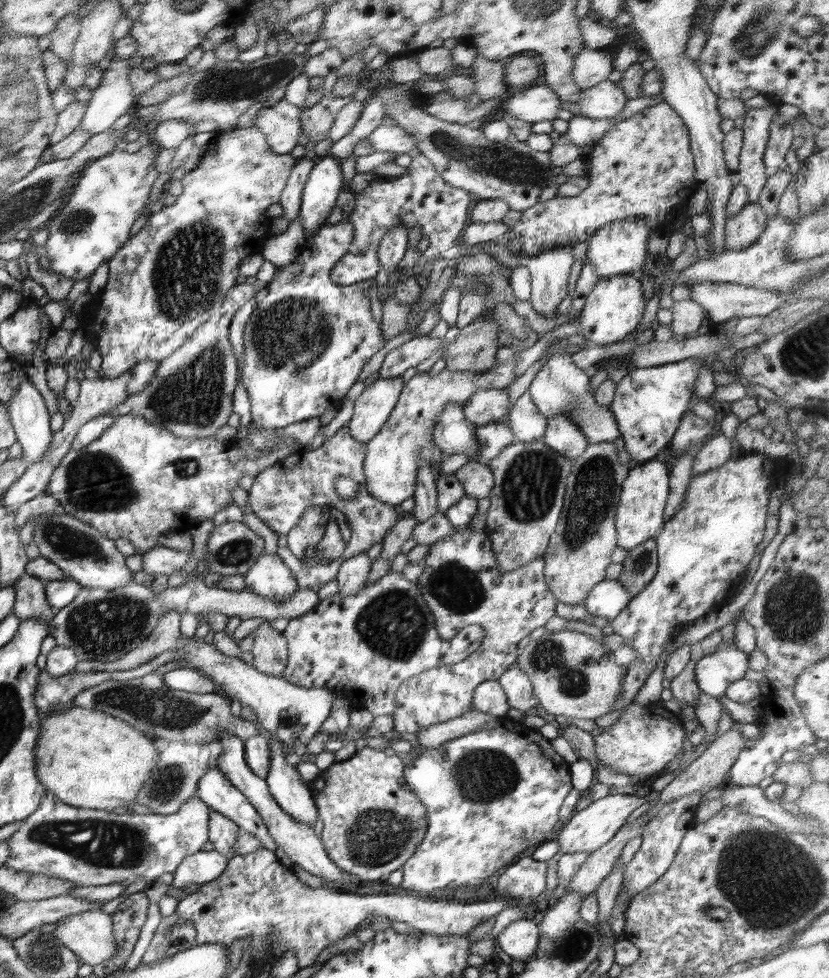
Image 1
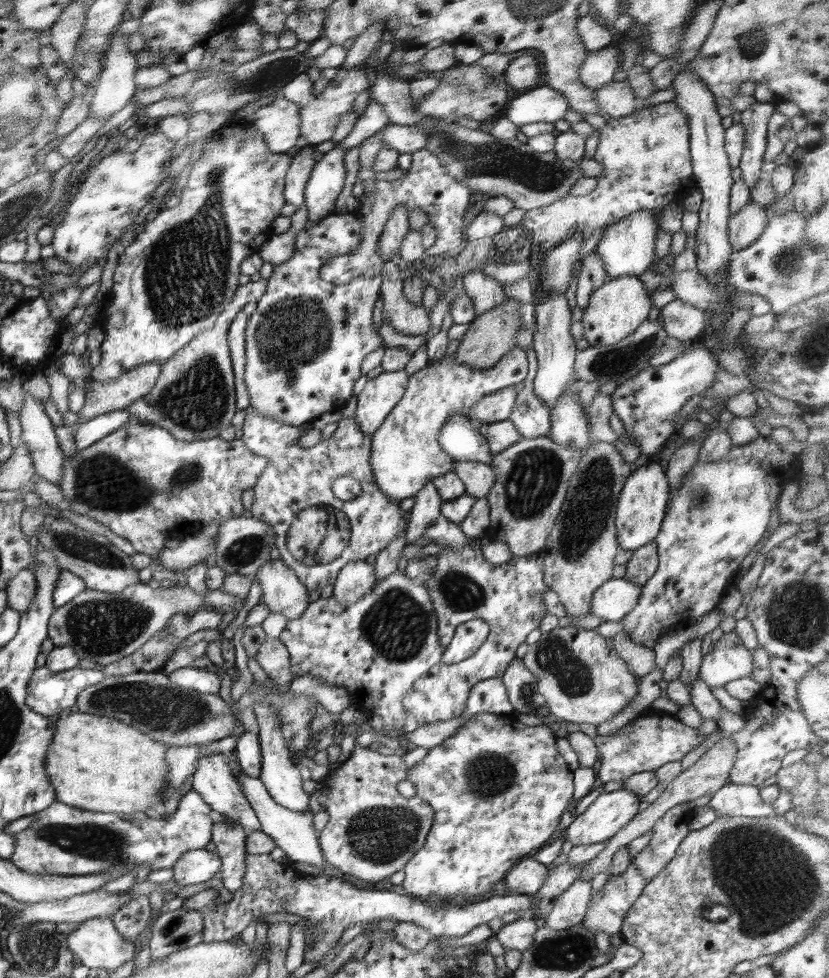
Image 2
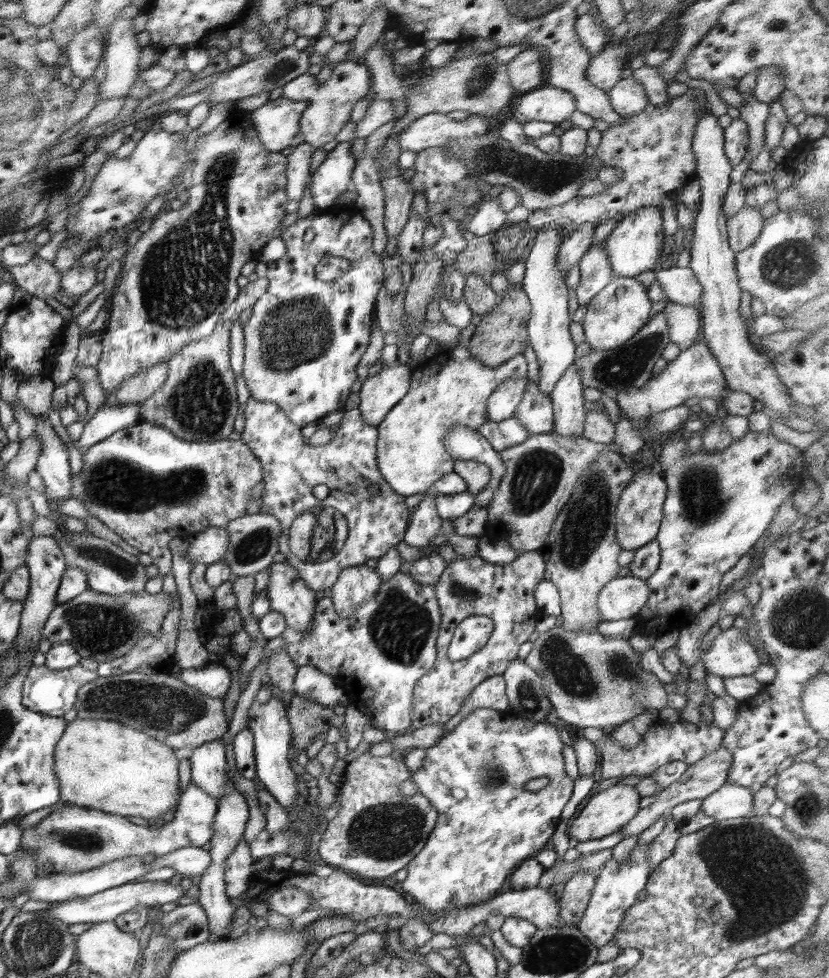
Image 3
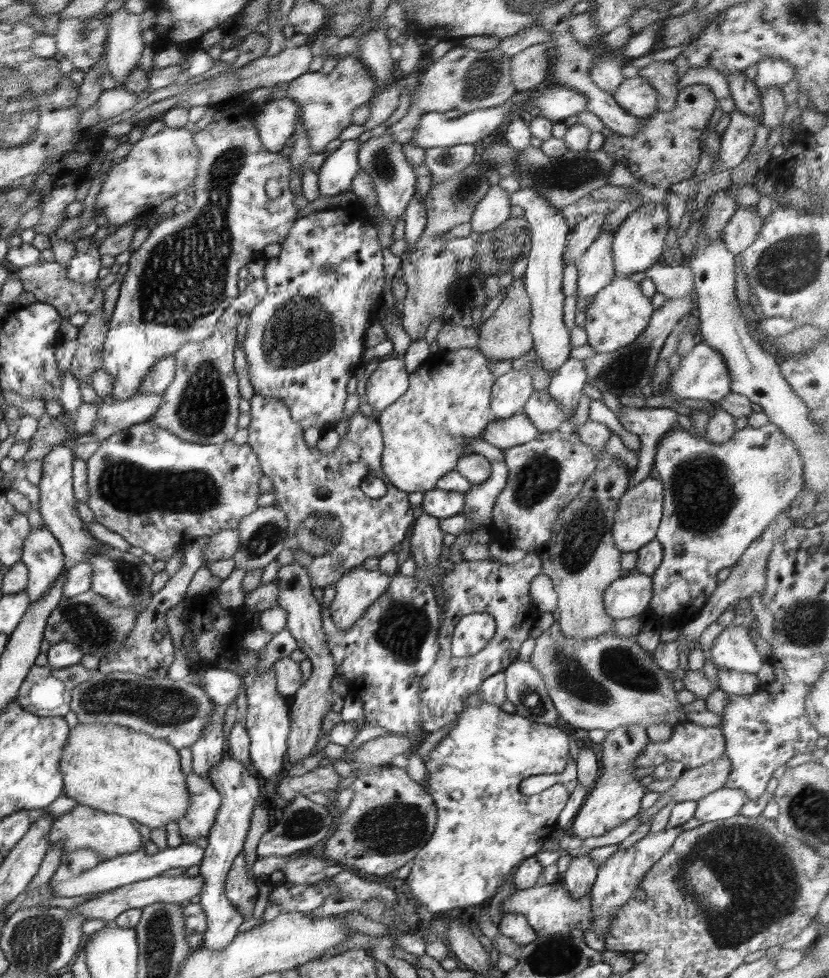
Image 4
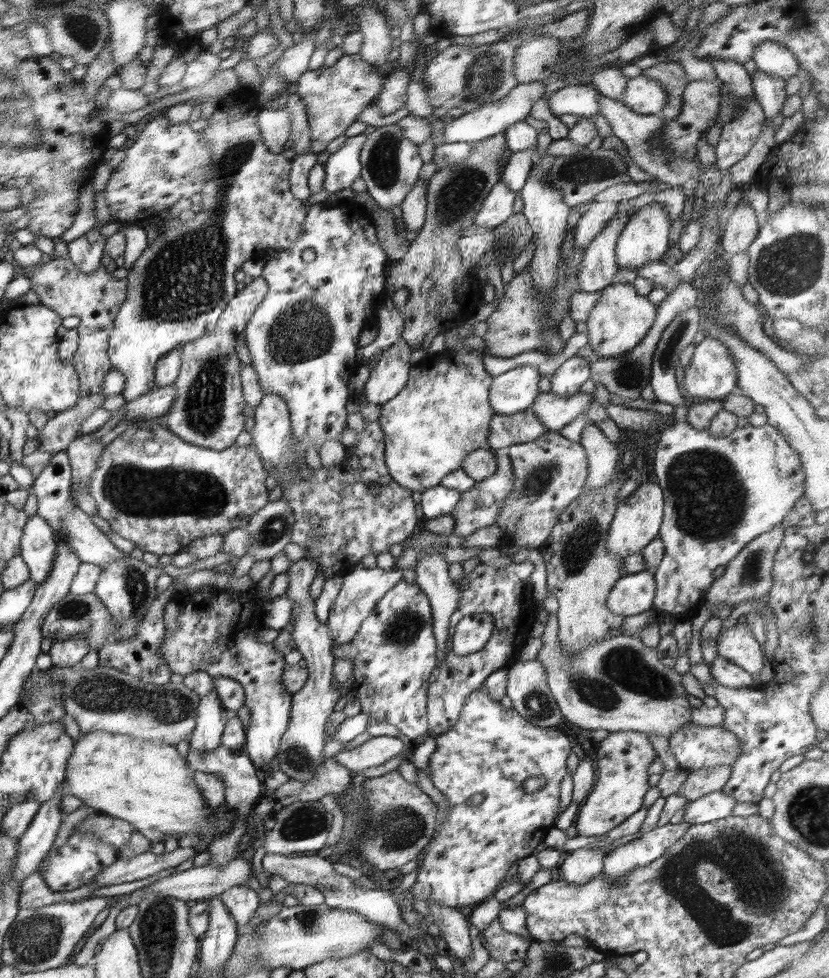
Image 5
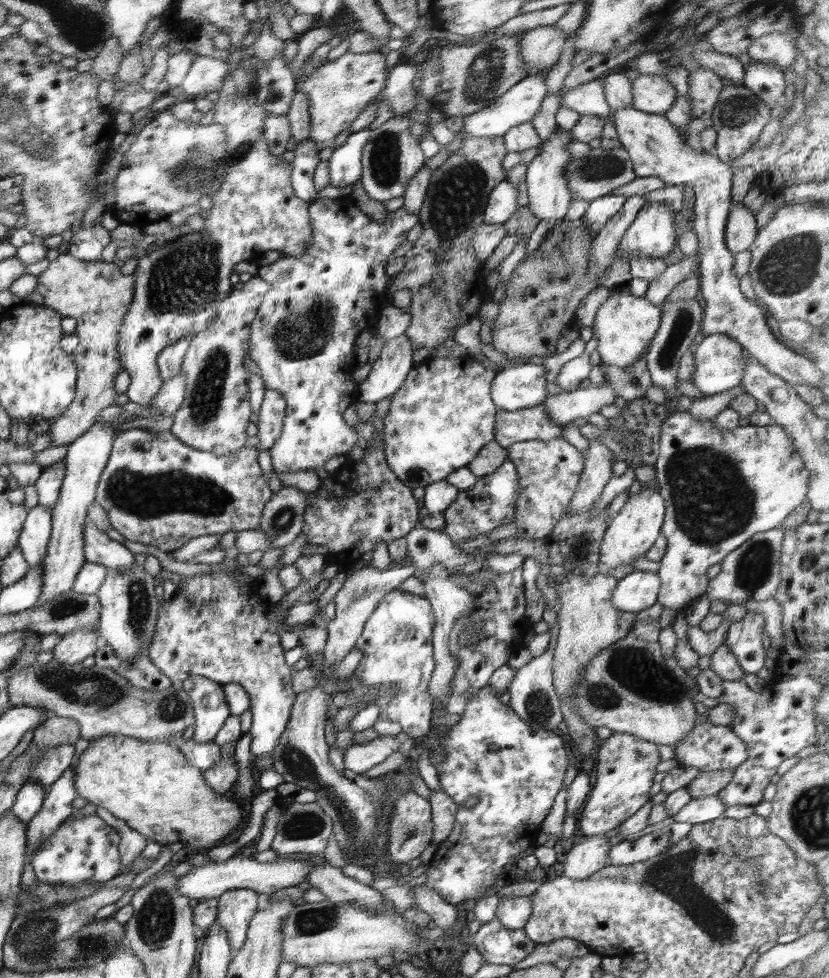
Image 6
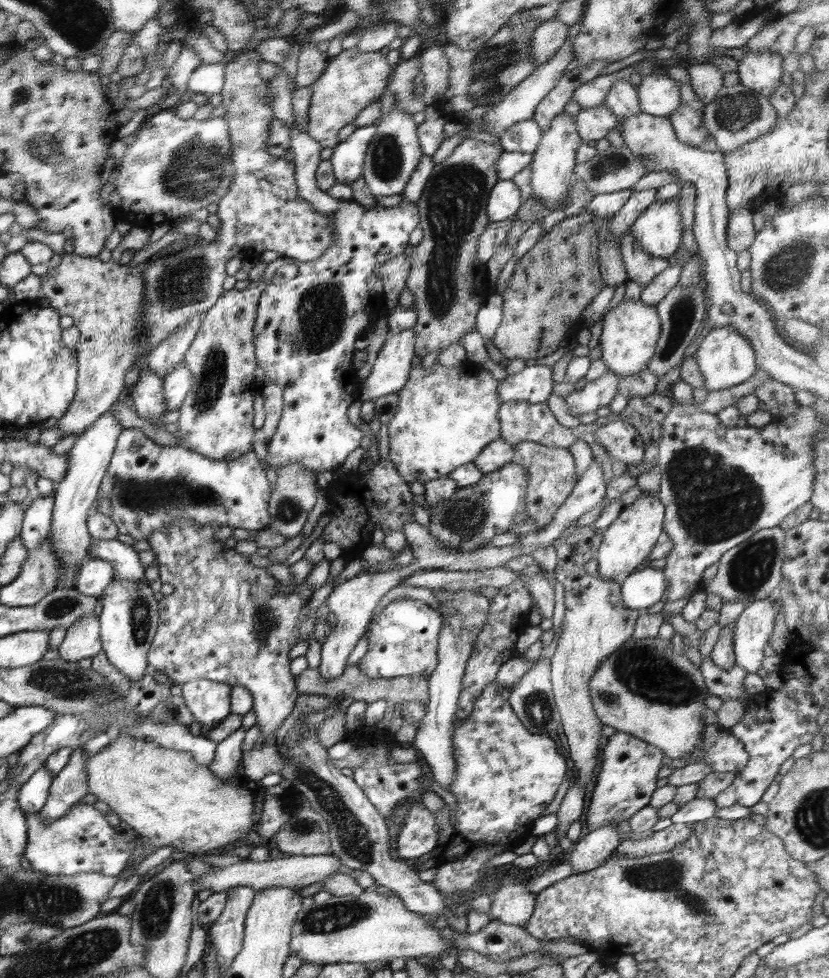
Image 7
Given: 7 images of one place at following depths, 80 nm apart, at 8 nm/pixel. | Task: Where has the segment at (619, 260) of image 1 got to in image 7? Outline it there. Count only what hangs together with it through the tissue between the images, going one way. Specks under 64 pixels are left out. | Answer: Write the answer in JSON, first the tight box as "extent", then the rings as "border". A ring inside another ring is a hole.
{"extent":[633,196,682,258],"border":[[[679,196],[663,201],[656,199],[633,223],[633,239],[652,256],[670,258],[682,245],[682,217]]]}

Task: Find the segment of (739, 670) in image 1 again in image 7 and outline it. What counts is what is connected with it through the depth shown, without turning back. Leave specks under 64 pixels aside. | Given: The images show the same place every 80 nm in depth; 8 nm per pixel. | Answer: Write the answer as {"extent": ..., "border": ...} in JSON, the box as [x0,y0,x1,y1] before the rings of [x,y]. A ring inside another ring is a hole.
{"extent":[733,596,776,672],"border":[[[776,596],[766,600],[756,600],[744,608],[735,621],[733,651],[735,663],[746,672],[762,668],[764,646],[769,644],[776,618]]]}

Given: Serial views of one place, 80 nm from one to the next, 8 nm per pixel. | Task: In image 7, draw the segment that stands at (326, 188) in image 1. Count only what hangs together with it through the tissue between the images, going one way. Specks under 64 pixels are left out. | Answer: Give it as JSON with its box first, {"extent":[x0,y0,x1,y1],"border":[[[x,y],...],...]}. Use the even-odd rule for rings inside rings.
{"extent":[329,125,376,185],"border":[[[376,125],[356,128],[351,136],[340,141],[333,148],[334,152],[329,161],[332,163],[338,183],[349,185],[362,176],[365,156],[368,153],[370,141],[376,135],[376,128]]]}

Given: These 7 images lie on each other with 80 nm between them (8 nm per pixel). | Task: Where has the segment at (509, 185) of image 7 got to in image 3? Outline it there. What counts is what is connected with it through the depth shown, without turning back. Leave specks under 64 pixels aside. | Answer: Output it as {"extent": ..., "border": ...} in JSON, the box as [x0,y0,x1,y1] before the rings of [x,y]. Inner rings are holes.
{"extent":[467,197,507,236],"border":[[[492,197],[485,201],[480,200],[477,212],[467,223],[467,229],[476,236],[484,236],[485,234],[490,234],[490,232],[496,232],[507,221],[506,213],[500,206],[498,197]]]}

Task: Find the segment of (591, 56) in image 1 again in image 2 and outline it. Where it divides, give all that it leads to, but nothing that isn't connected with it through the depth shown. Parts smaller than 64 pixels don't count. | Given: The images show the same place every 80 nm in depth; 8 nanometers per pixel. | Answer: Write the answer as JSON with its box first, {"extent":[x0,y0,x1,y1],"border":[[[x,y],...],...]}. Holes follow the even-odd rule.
{"extent":[579,46,620,91],"border":[[[615,46],[587,52],[584,63],[580,65],[579,77],[582,84],[593,91],[614,81],[614,74],[620,67],[620,50]]]}

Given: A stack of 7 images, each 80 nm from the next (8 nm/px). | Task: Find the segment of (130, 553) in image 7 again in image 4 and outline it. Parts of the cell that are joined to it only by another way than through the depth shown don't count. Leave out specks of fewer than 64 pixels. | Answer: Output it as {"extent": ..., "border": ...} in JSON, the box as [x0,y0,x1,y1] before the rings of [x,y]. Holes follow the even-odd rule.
{"extent":[38,444,98,564],"border":[[[62,444],[42,458],[42,479],[38,488],[40,489],[40,514],[44,519],[45,528],[59,541],[63,553],[68,560],[75,564],[86,563],[89,558],[95,556],[98,540],[88,534],[84,528],[84,520],[76,511],[76,500],[73,491],[72,462],[74,461],[73,449]]]}

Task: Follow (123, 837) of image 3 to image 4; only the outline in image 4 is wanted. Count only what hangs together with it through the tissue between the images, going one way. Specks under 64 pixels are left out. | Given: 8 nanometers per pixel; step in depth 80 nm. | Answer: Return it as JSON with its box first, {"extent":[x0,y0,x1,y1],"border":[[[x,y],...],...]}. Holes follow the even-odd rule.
{"extent":[49,771,221,862],"border":[[[194,771],[187,774],[186,782],[191,805],[186,816],[177,822],[180,836],[184,840],[207,838],[221,805],[220,791],[210,779],[198,776]],[[77,804],[70,813],[53,817],[51,825],[52,828],[50,829],[49,836],[51,845],[58,840],[64,840],[64,853],[81,848],[91,848],[97,852],[97,855],[101,858],[101,862],[144,849],[149,840],[147,832],[129,818],[120,815],[111,815],[81,804]]]}

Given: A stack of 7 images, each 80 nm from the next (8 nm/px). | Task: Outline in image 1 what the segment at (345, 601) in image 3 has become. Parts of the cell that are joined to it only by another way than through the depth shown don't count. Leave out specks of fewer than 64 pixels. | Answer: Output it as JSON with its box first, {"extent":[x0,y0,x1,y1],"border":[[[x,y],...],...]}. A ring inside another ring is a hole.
{"extent":[337,552,371,596],"border":[[[366,552],[351,556],[339,566],[337,574],[338,591],[342,596],[352,596],[362,591],[369,582],[371,561]]]}

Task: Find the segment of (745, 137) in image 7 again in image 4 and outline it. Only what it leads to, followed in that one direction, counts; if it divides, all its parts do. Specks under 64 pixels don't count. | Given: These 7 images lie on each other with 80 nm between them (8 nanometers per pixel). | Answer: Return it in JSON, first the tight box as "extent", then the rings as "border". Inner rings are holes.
{"extent":[715,109,758,170],"border":[[[738,109],[728,113],[730,124],[721,135],[719,161],[715,170],[736,168],[745,158],[755,141],[758,122],[752,116],[746,116]]]}

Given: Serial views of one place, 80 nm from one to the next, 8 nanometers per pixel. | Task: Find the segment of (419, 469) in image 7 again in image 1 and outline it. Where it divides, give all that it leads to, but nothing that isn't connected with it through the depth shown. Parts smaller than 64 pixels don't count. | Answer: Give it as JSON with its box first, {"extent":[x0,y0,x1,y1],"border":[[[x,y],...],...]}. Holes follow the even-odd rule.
{"extent":[364,346,518,509],"border":[[[518,346],[500,347],[495,367],[488,371],[451,371],[443,369],[432,376],[427,372],[417,372],[403,386],[402,392],[386,424],[366,443],[364,474],[366,490],[378,498],[382,504],[390,504],[399,509],[403,501],[412,498],[416,491],[416,476],[420,458],[432,467],[436,463],[440,468],[442,452],[433,441],[433,428],[442,411],[455,402],[465,404],[479,390],[506,389],[516,380],[516,351]]]}

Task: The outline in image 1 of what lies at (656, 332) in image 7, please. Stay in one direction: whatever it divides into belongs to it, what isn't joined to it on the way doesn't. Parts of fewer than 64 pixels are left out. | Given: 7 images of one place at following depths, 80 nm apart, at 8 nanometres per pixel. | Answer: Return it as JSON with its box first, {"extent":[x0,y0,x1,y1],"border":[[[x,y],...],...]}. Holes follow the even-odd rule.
{"extent":[578,274,647,345],"border":[[[636,274],[604,278],[592,289],[585,305],[578,314],[581,323],[580,334],[588,343],[605,345],[617,343],[627,338],[640,324],[647,300],[644,298],[643,284]]]}

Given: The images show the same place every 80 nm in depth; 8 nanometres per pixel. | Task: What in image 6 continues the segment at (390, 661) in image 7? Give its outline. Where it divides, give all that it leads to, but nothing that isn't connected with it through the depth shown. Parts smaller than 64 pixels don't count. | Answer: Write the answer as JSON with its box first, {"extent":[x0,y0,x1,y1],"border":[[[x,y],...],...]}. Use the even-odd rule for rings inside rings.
{"extent":[354,588,435,740],"border":[[[398,588],[386,594],[376,611],[372,613],[372,616],[369,616],[355,646],[355,648],[362,650],[363,657],[356,667],[354,678],[364,683],[366,687],[374,687],[379,692],[377,696],[373,696],[371,700],[367,700],[362,705],[380,707],[380,721],[398,722],[403,728],[403,735],[410,736],[415,740],[430,731],[434,711],[434,698],[428,692],[431,674],[435,669],[435,660],[432,652],[434,625],[435,616],[427,598],[404,593]]]}

